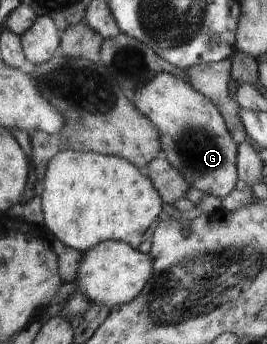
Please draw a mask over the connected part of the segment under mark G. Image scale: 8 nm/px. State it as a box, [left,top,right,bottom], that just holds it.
[131,72,238,200]

